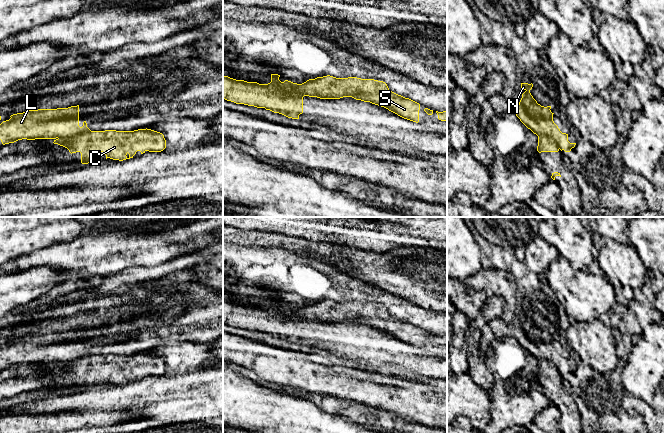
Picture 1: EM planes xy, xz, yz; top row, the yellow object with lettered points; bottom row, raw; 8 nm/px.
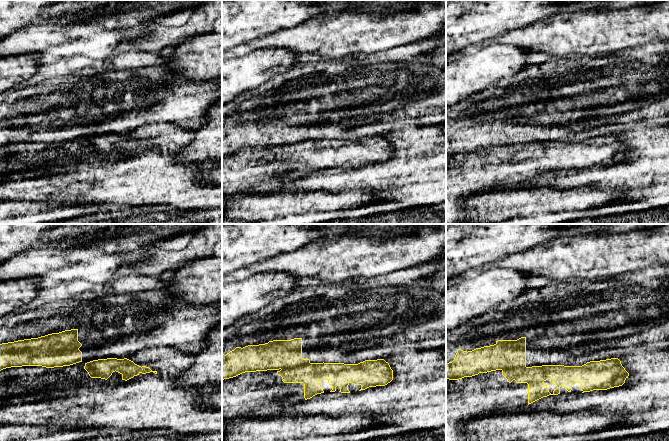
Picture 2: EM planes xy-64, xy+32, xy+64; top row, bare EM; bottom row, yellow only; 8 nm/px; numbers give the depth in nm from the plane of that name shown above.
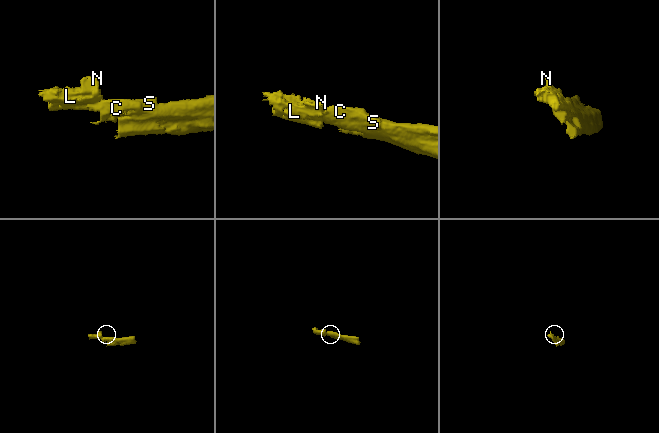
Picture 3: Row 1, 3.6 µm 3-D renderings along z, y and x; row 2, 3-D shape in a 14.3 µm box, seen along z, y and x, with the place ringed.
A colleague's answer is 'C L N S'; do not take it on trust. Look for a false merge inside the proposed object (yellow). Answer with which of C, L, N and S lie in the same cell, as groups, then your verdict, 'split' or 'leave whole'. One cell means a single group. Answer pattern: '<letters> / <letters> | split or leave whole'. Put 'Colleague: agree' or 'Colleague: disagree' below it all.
C S / L N | split
Colleague: disagree

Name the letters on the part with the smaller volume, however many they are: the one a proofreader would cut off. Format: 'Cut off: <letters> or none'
Cut off: L, N

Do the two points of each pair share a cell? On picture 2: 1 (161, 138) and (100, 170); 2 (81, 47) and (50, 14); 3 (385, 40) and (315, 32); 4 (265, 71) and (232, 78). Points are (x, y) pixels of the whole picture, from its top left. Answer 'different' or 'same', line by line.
1: same
2: different
3: same
4: same

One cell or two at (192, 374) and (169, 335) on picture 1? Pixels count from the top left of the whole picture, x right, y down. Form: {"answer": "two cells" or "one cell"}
{"answer": "two cells"}

